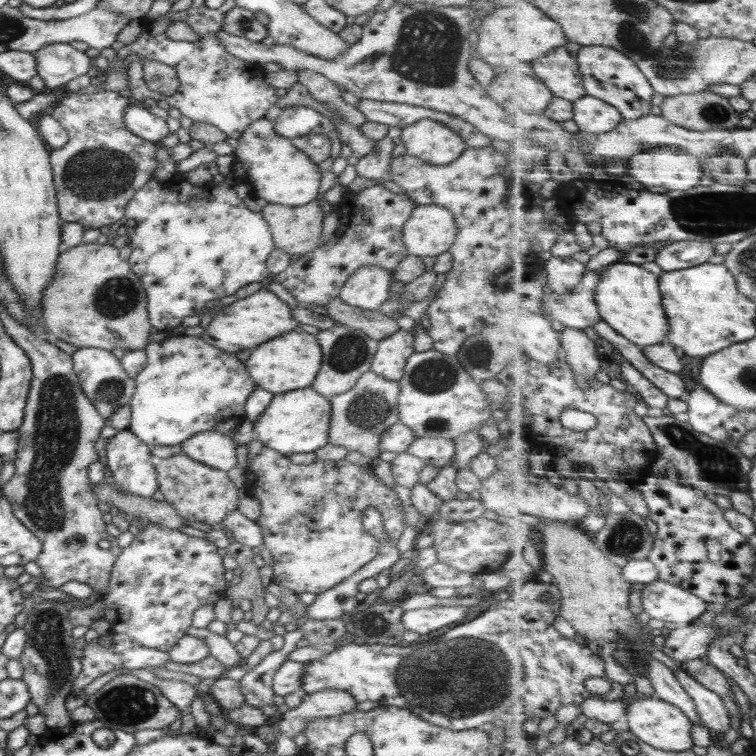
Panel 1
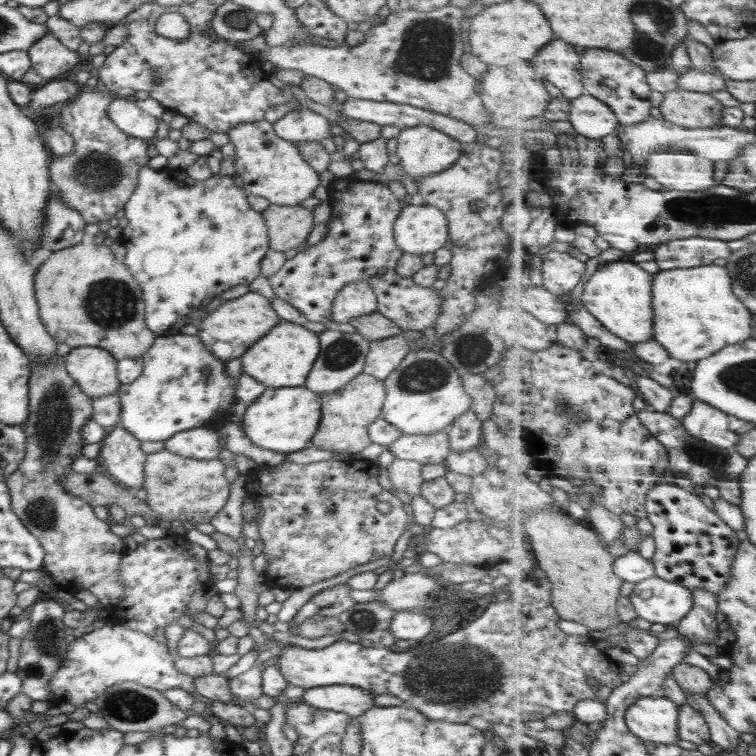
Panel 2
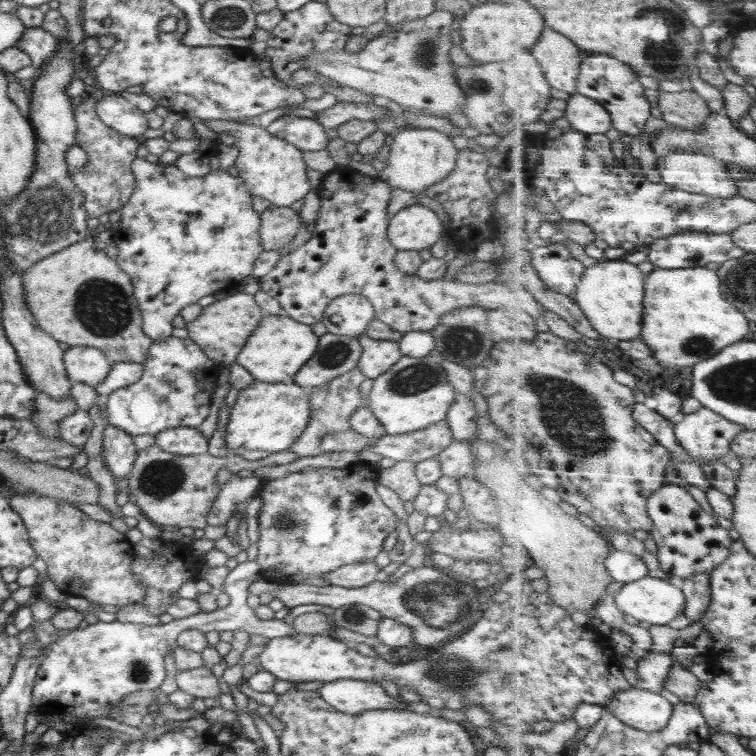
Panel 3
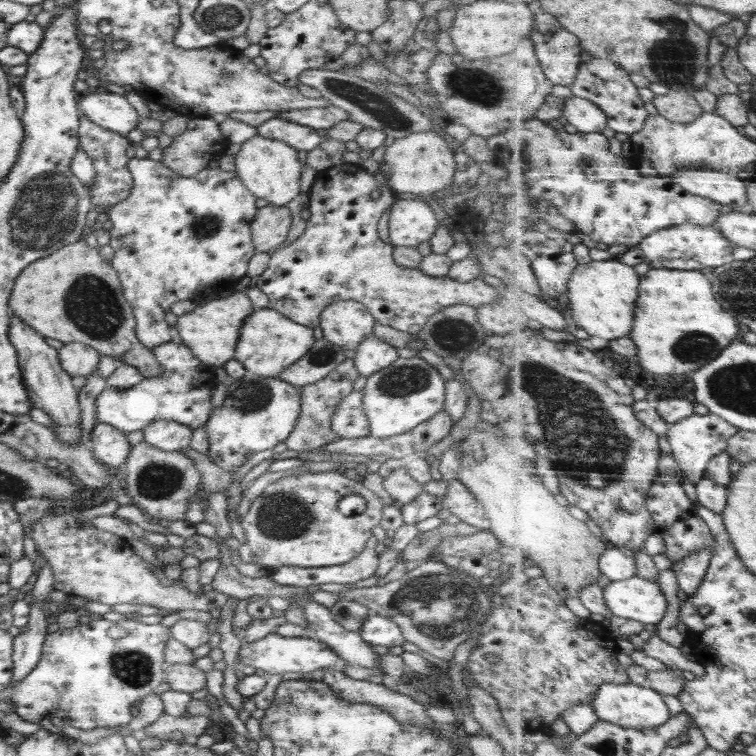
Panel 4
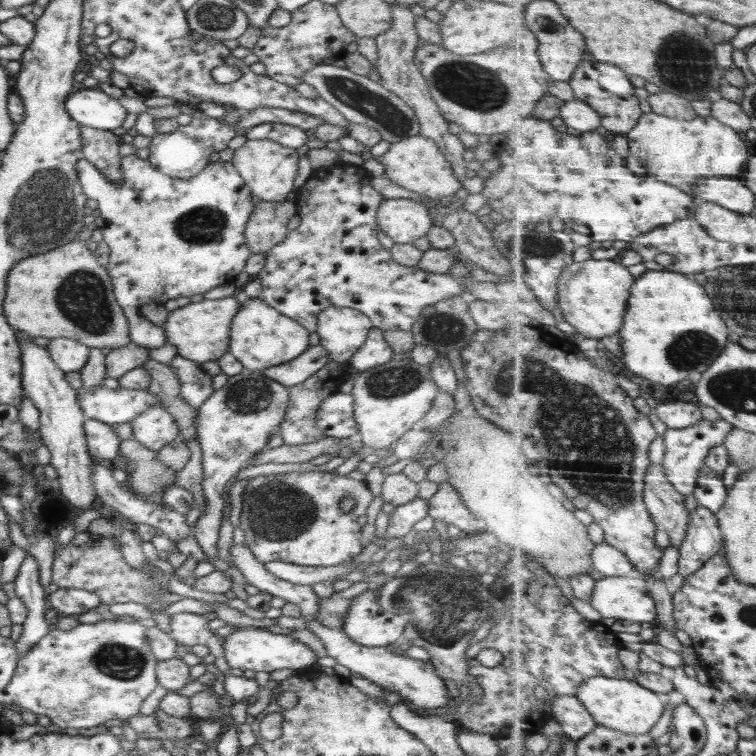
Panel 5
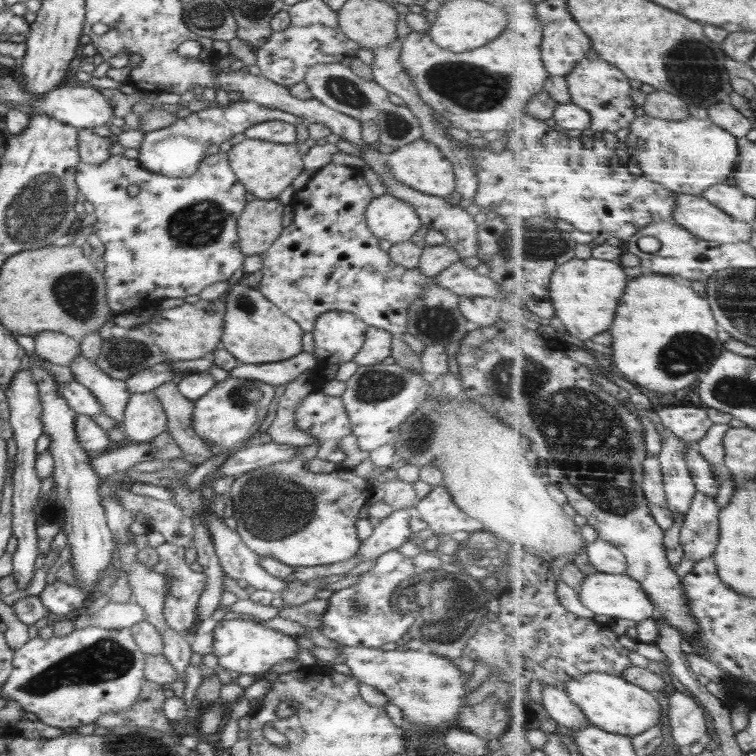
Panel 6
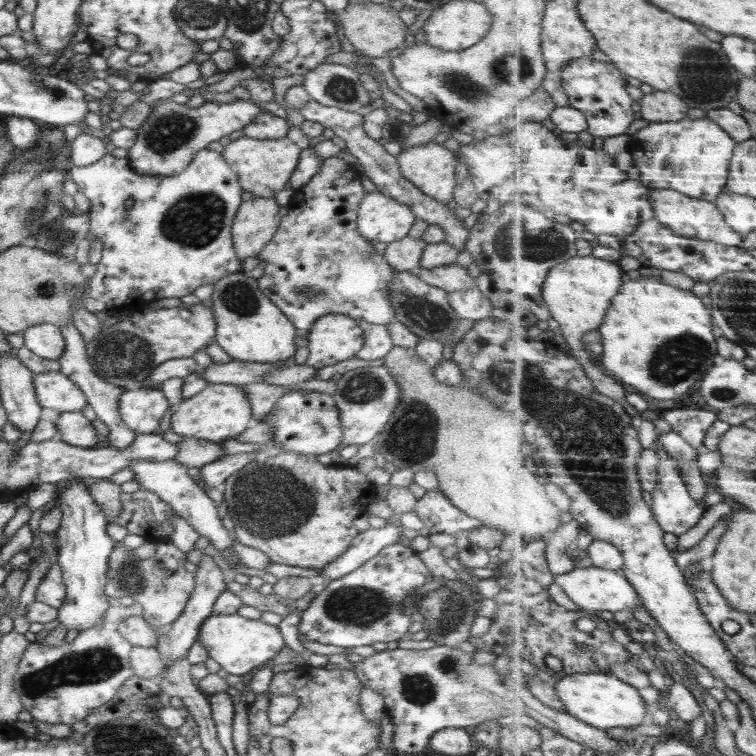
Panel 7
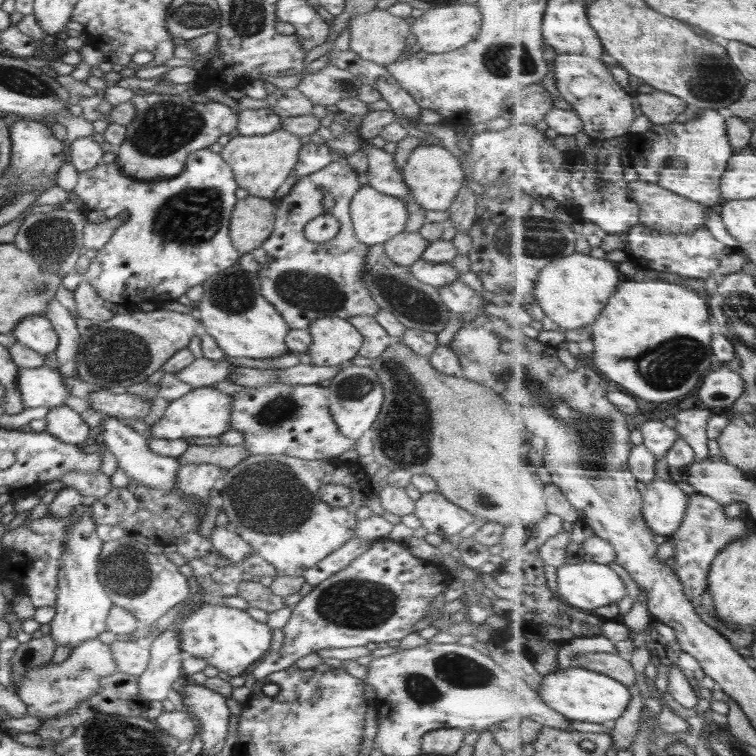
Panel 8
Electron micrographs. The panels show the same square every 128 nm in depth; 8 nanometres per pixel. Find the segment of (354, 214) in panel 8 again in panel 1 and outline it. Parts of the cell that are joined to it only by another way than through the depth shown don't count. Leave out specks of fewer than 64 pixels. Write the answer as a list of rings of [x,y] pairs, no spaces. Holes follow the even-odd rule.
[[[436,204],[418,205],[403,229],[409,255],[438,257],[457,240],[458,225],[450,210]]]

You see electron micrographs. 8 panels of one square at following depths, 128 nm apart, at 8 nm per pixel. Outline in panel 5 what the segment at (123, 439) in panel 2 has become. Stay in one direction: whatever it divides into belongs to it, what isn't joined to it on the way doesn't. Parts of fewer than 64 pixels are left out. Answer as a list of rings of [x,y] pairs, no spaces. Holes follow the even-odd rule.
[[[87,419],[83,427],[88,450],[93,458],[108,464],[118,458],[122,439],[116,435],[111,425]]]

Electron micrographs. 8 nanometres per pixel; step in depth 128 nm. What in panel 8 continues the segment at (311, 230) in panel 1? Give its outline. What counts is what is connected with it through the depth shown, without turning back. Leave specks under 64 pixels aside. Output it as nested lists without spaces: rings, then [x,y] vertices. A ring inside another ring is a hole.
[[[248,196],[240,199],[232,212],[229,236],[241,255],[252,253],[272,235],[277,206],[271,199]]]

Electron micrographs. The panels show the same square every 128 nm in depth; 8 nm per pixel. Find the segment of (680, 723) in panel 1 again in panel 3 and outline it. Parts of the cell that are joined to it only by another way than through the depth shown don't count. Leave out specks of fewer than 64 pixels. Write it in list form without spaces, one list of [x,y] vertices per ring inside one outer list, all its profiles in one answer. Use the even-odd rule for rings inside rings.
[[[630,688],[621,691],[606,709],[612,710],[621,719],[642,733],[658,733],[670,725],[674,704],[662,694]]]

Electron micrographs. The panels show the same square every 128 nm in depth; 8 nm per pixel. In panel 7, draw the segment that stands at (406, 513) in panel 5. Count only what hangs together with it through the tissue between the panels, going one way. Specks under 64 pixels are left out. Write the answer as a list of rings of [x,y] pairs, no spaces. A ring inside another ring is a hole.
[[[387,522],[382,528],[370,527],[358,533],[342,556],[338,556],[320,570],[320,580],[327,582],[350,574],[358,566],[374,558],[382,548],[398,544],[402,529],[403,527]]]

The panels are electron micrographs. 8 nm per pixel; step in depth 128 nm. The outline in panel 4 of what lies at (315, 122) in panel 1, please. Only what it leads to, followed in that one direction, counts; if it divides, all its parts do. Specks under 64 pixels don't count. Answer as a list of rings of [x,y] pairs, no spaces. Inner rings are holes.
[[[280,116],[260,124],[257,127],[257,134],[264,138],[281,140],[287,145],[293,146],[297,151],[314,150],[324,140],[316,129],[302,126],[294,121],[286,121]]]

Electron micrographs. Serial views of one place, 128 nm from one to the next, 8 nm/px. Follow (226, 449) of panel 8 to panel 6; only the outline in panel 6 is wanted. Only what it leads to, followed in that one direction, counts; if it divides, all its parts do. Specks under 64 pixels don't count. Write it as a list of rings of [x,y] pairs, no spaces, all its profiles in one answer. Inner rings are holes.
[[[168,381],[153,390],[164,409],[167,431],[182,449],[181,456],[186,462],[198,466],[212,456],[208,444],[192,428],[194,401],[185,397],[181,385]]]

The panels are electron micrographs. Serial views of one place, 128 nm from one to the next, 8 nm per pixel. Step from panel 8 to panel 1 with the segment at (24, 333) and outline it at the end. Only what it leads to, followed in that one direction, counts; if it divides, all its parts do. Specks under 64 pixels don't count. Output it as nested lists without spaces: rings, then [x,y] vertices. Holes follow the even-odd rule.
[[[98,348],[78,349],[71,358],[82,392],[90,399],[105,421],[114,414],[114,410],[130,404],[136,392],[135,378],[126,373],[120,360],[111,351]]]

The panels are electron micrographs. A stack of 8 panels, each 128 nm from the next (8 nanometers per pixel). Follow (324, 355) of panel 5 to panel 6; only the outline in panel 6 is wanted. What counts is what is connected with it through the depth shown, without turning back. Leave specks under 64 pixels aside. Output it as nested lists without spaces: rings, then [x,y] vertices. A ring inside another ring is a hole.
[[[300,352],[296,357],[280,362],[259,365],[239,363],[234,370],[229,371],[228,376],[259,380],[273,386],[282,386],[300,378],[301,374],[306,371],[316,371],[321,367],[321,362],[314,354]]]

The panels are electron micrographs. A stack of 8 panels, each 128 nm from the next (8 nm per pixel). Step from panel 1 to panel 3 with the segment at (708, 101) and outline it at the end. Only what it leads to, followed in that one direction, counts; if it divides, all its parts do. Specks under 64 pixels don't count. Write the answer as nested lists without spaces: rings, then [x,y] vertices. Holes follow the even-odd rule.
[[[692,88],[680,92],[661,91],[659,108],[668,123],[688,129],[704,125],[713,114],[708,100]]]

